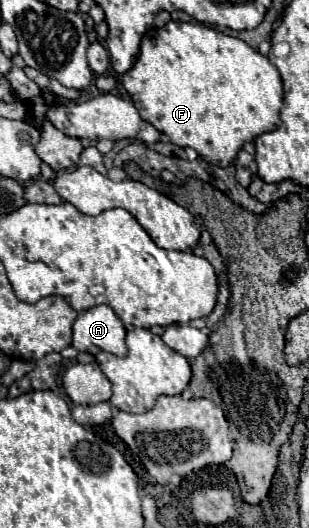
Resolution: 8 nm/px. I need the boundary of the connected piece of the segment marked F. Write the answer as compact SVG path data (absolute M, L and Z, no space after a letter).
M170 21L170 23L166 23L166 25L160 27L160 29L150 29L150 31L142 37L140 53L138 53L138 57L136 57L136 63L122 75L120 81L122 81L124 89L128 91L134 107L138 109L138 113L140 113L140 117L142 117L144 121L152 123L160 133L166 133L174 145L178 145L178 147L192 147L204 161L216 163L216 165L220 165L220 167L228 167L228 165L236 159L236 155L238 155L238 151L242 149L244 143L254 141L256 135L266 133L266 131L272 131L272 129L276 129L276 127L280 125L280 115L278 115L278 111L280 111L280 107L282 107L282 79L280 79L278 69L276 69L264 55L260 55L256 49L252 49L248 43L244 43L242 39L224 35L224 33L220 33L220 31L214 31L214 29L206 27L206 25L202 25L202 23L174 23L174 21Z

